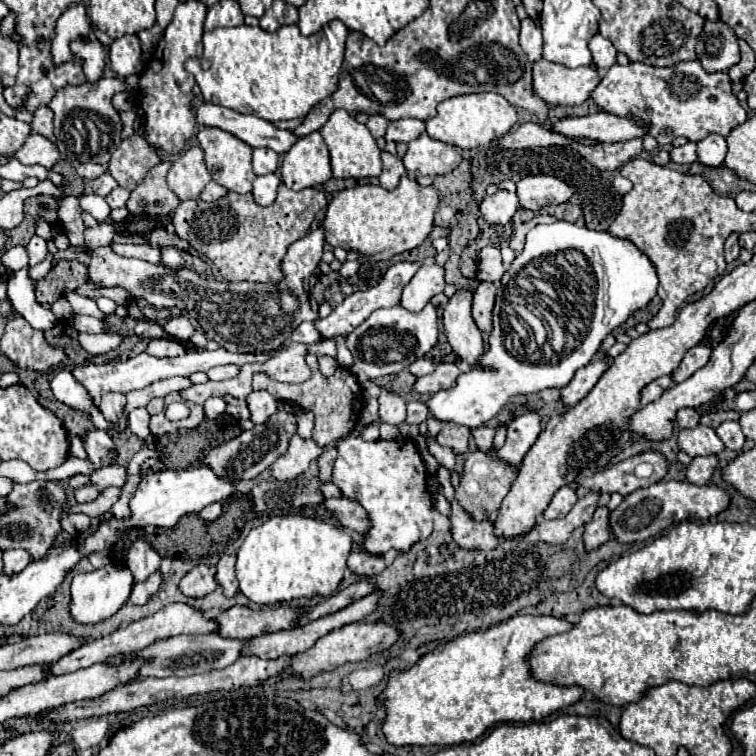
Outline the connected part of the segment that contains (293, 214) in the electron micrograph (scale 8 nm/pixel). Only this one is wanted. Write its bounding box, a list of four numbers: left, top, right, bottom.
[172,184,326,282]

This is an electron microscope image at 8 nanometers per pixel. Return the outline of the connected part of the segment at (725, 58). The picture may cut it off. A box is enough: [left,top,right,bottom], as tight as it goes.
[696,20,740,72]

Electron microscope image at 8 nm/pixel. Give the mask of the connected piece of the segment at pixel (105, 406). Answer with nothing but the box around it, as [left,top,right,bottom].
[100,394,126,420]

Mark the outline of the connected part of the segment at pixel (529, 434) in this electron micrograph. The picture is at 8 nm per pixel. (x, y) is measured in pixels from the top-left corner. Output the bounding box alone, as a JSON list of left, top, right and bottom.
[498,410,542,466]

